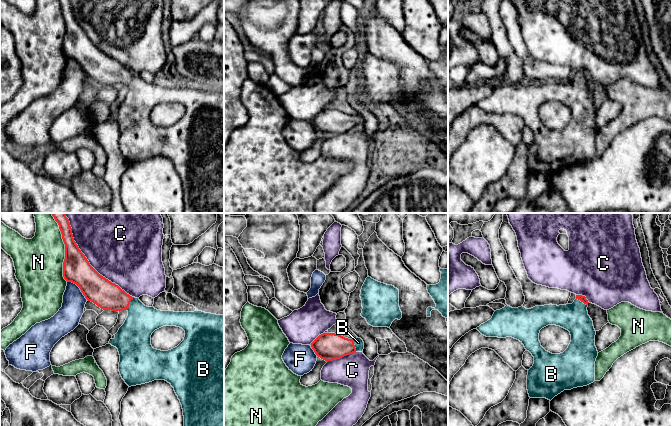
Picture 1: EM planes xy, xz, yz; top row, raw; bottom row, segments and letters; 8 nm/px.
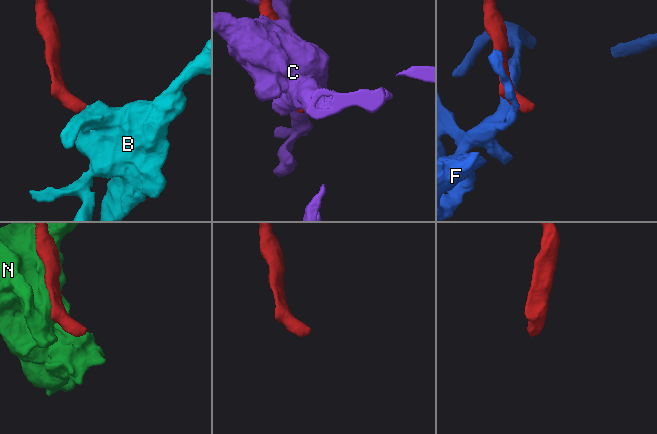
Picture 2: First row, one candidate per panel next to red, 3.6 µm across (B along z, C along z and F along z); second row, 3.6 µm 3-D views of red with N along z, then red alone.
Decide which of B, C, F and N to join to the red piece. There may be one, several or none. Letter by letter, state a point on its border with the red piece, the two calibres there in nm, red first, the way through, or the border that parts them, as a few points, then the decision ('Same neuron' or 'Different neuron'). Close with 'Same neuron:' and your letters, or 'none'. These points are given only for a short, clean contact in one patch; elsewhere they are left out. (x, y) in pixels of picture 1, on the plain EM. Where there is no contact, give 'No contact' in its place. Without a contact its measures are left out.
B: Touches red at xy (129, 79). Thickness 220 nm (red) against 240 nm. Path across: xy (108, 72), (129, 79), (135, 85), (135, 109). Same neuron
C: Touches red at xy (90, 41). Thickness 220 nm (red) against 460 nm. Different neuron
F: Touches red at xy (79, 63). Thickness 220 nm (red) against 190 nm. Boundary: xy (67, 57), (73, 58), (87, 75). Different neuron
N: Touches red at xy (65, 29). Thickness 220 nm (red) against 380 nm. Different neuron
Same neuron: B

